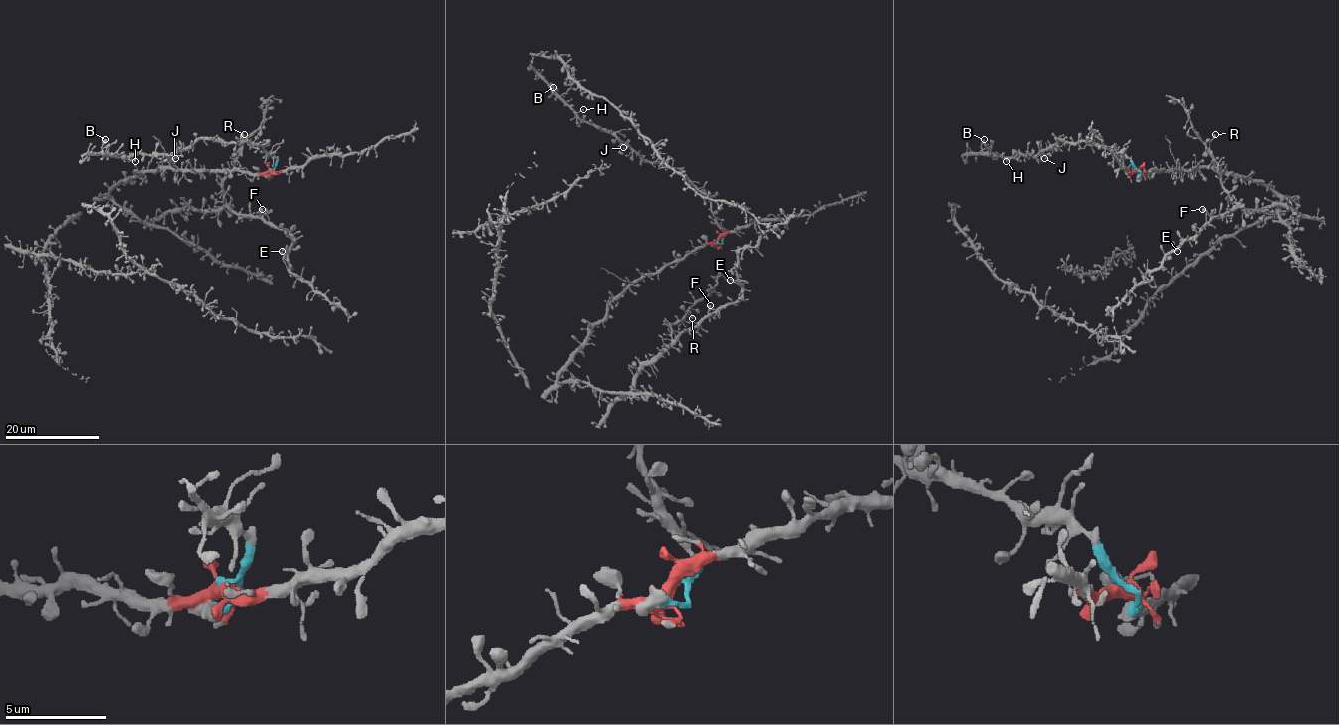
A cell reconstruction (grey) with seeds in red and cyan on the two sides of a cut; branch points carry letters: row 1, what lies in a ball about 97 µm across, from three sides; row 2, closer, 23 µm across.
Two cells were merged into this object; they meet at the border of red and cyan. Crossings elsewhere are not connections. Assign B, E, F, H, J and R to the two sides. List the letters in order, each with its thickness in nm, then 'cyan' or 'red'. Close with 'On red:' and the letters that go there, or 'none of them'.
B: 400 nm thick; cyan
E: 260 nm thick; red
F: 460 nm thick; red
H: 240 nm thick; cyan
J: 240 nm thick; cyan
R: 280 nm thick; red
On red: E, F, R

